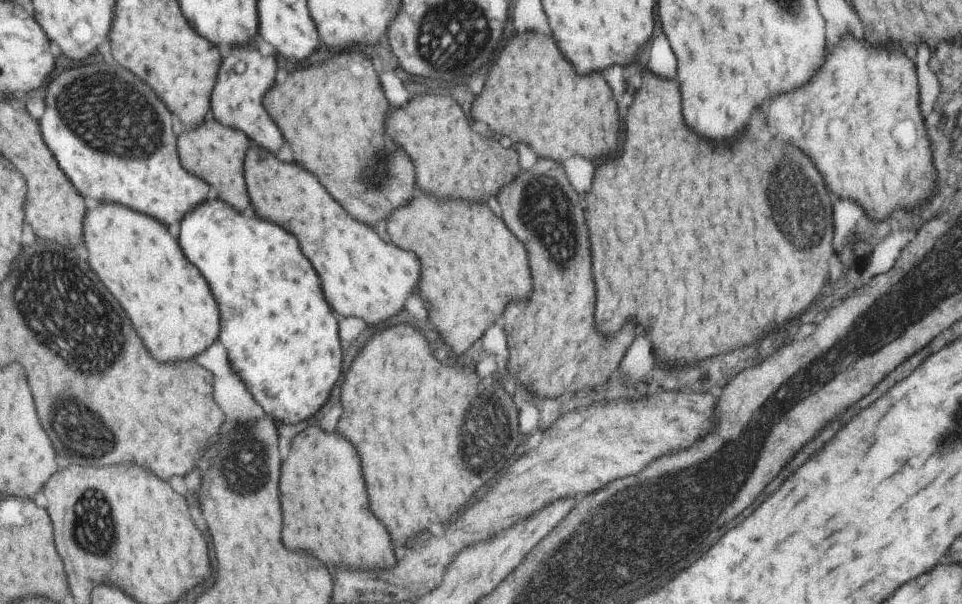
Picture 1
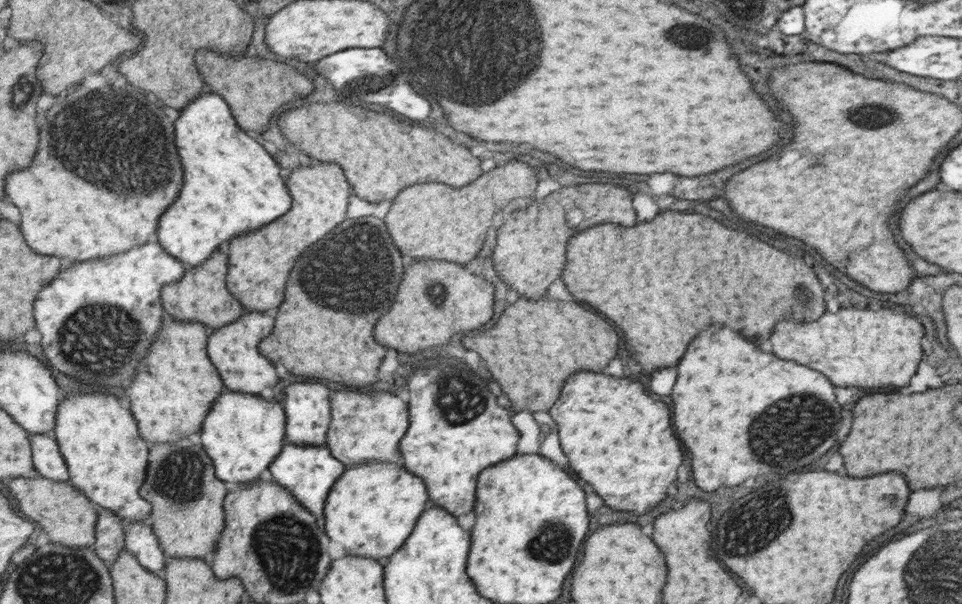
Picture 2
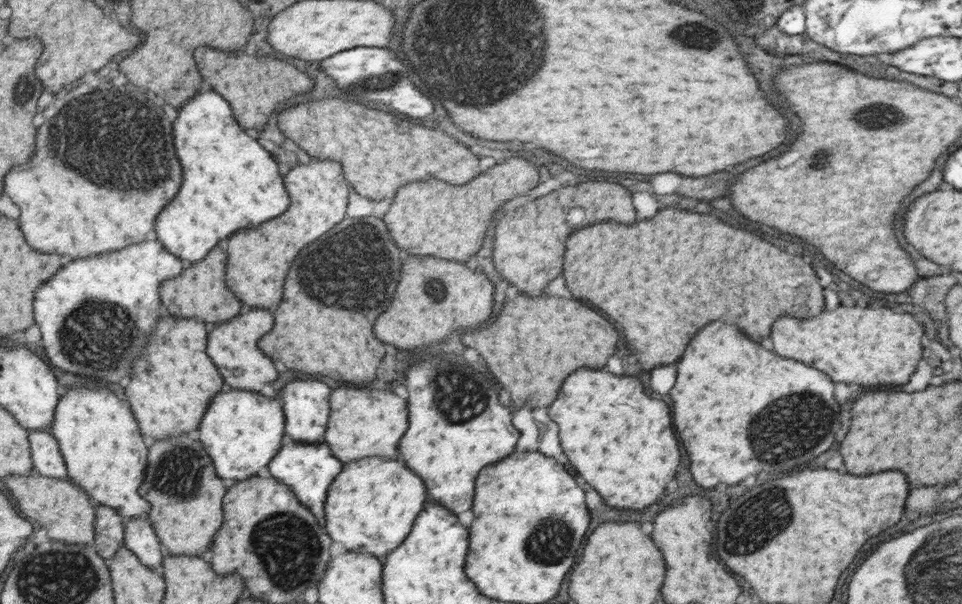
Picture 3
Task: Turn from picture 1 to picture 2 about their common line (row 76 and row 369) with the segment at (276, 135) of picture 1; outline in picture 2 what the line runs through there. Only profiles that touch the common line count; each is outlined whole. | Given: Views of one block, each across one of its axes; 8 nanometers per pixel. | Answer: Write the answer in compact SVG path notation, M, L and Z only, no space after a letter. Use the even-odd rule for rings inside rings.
M266 312L246 314L236 322L211 332L209 350L229 390L262 394L266 388L274 388L280 382L274 361L261 351L261 344L274 332L276 318Z

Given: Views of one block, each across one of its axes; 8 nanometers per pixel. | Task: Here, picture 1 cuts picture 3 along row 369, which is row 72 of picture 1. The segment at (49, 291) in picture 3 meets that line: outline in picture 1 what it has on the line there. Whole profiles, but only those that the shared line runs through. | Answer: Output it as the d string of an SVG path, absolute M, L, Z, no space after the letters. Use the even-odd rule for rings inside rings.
M97 51L96 53L88 56L84 60L84 66L80 68L72 68L72 70L66 70L62 72L52 84L47 87L46 97L46 114L41 120L42 130L46 136L46 142L50 142L50 148L54 150L62 170L69 174L70 180L76 184L78 190L85 195L89 205L92 204L106 204L118 203L126 204L126 207L130 207L132 210L141 211L142 214L149 214L152 218L157 218L160 222L165 222L166 226L176 224L179 222L182 224L192 214L198 206L206 204L214 195L214 190L210 186L209 182L206 182L205 178L200 178L197 174L192 174L190 170L186 170L185 163L182 162L181 157L181 140L176 136L174 132L174 114L172 110L166 106L166 102L158 96L158 92L146 84L144 80L140 80L132 70L120 66L120 64L110 64L103 60L103 56Z

